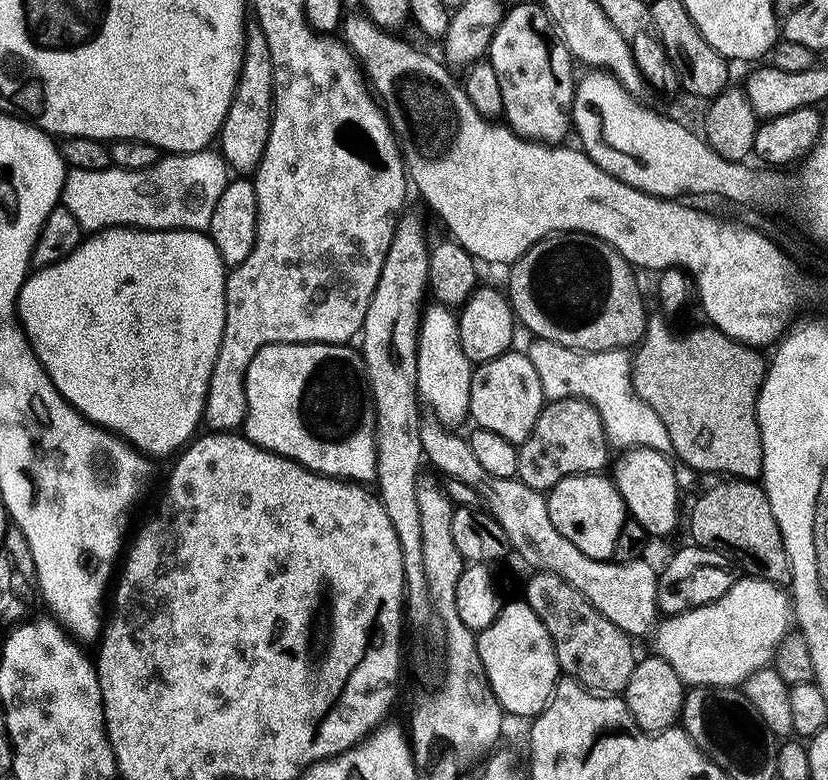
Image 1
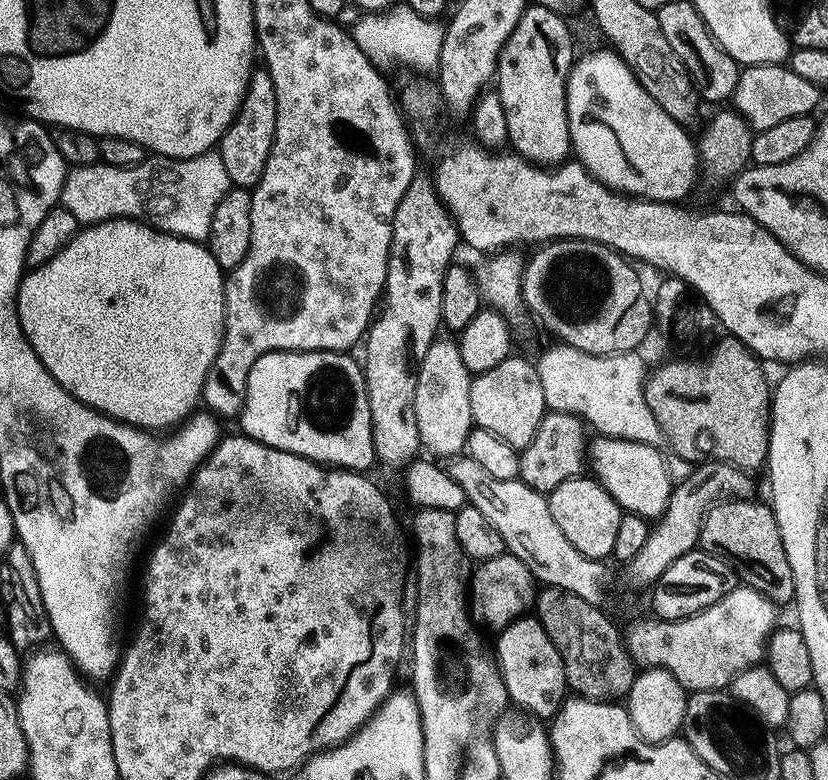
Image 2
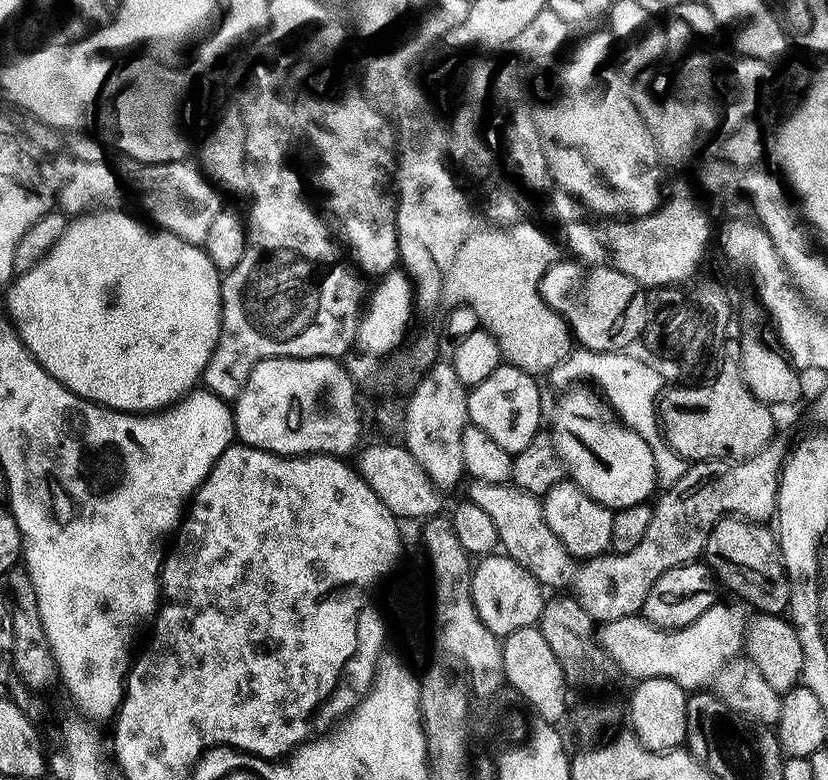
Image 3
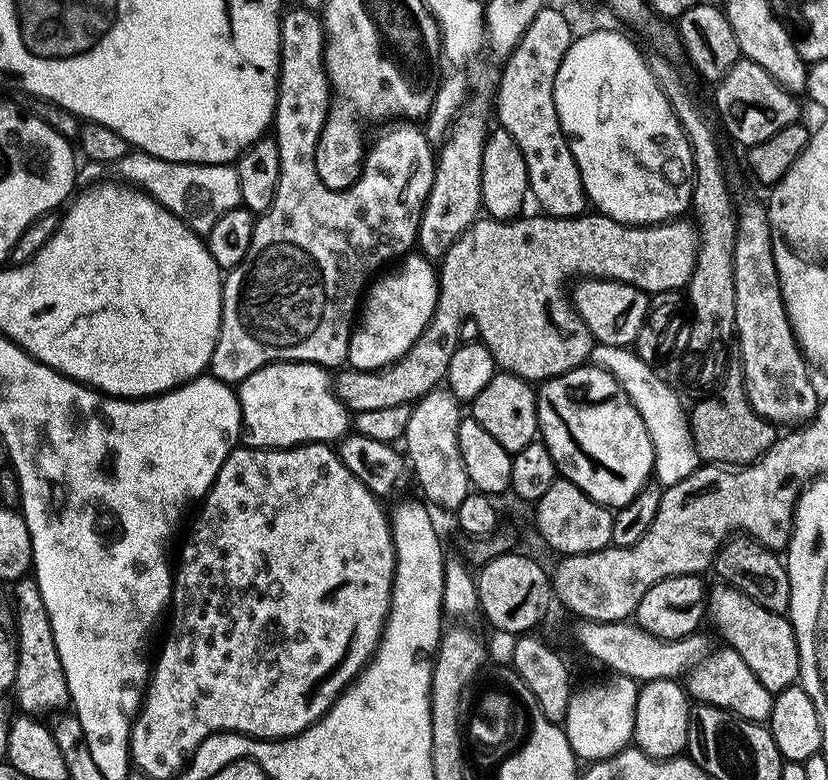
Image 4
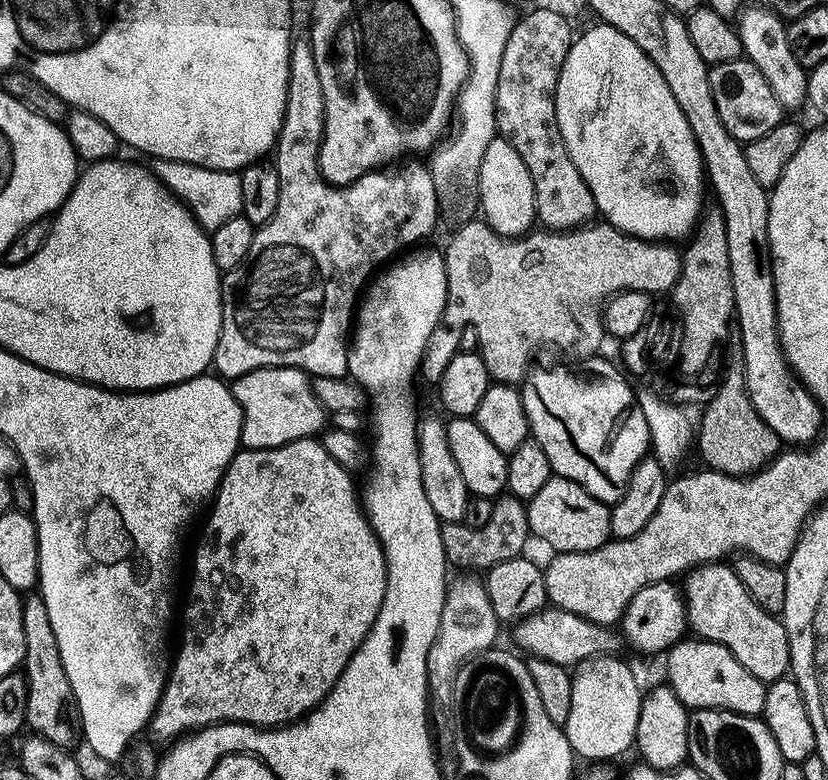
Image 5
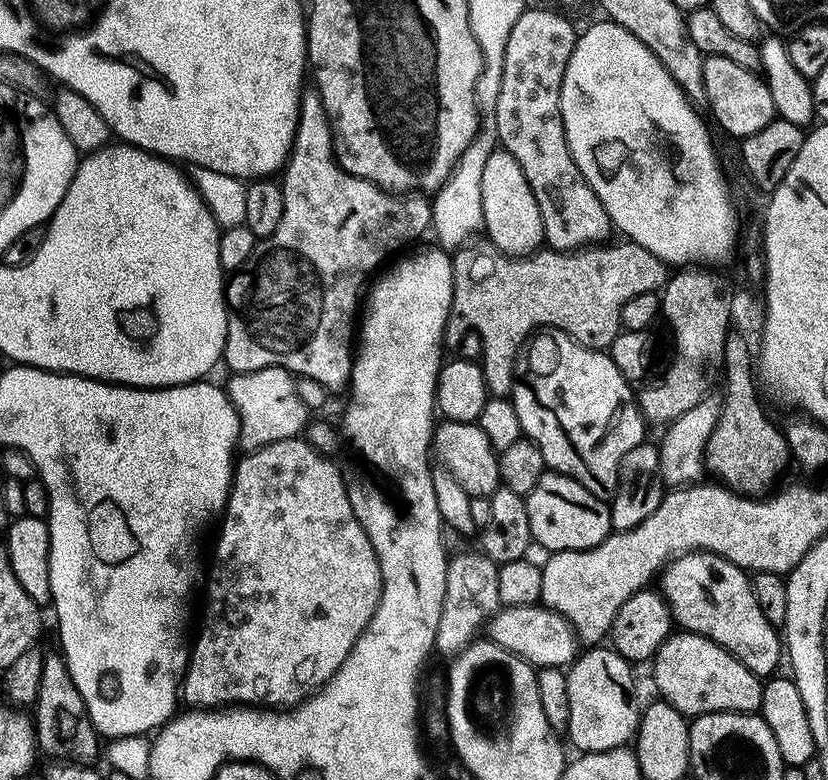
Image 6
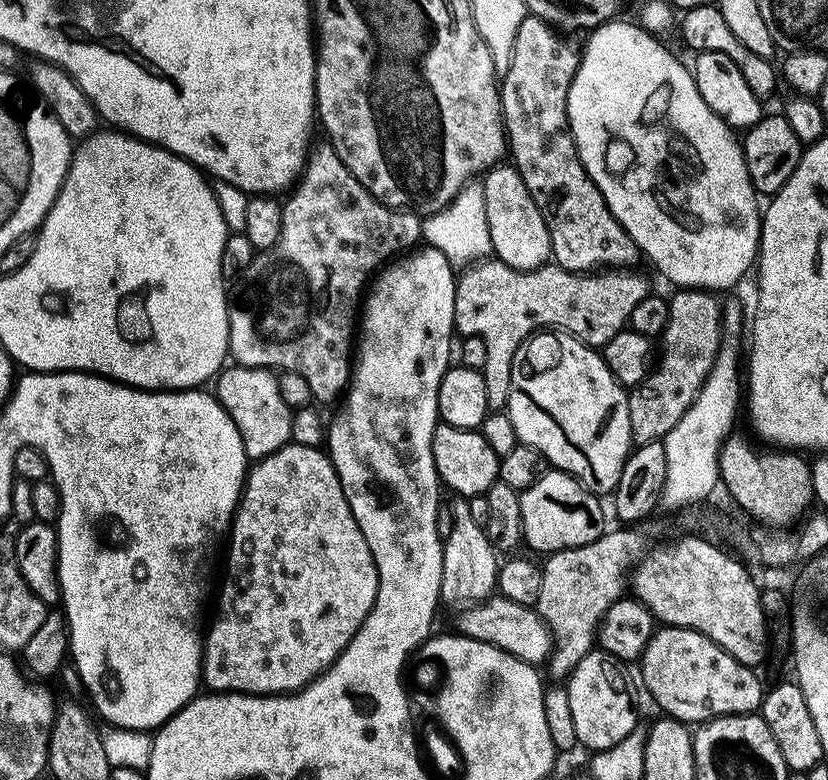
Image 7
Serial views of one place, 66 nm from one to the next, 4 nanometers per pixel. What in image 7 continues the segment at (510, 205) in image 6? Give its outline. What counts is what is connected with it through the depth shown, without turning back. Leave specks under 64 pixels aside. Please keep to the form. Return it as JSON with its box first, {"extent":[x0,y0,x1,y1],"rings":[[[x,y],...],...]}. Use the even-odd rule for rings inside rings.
{"extent":[482,162,552,272],"rings":[[[501,162],[487,169],[482,183],[486,198],[486,222],[490,226],[490,242],[495,259],[523,272],[549,263],[552,260],[550,230],[542,218],[542,210],[538,210],[534,198],[530,198],[530,190],[526,190],[526,182],[522,182],[520,171],[511,163]]]}

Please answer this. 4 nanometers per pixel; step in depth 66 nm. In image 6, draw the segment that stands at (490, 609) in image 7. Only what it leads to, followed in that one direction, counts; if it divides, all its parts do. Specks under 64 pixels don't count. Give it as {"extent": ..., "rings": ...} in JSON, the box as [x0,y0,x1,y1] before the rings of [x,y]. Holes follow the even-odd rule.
{"extent":[486,604,578,670],"rings":[[[540,604],[501,607],[500,611],[488,621],[486,636],[492,643],[502,646],[507,652],[526,661],[537,670],[564,668],[571,665],[578,655],[576,631],[560,614]]]}

